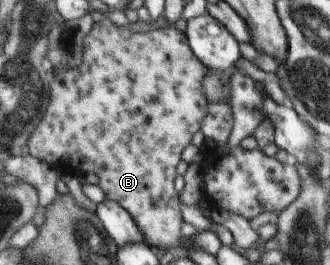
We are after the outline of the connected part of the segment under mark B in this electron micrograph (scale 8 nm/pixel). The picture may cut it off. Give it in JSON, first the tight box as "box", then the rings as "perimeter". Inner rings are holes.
{"box":[29,17,209,249],"perimeter":[[[108,17],[95,22],[84,37],[83,61],[80,66],[60,69],[53,74],[52,83],[50,84],[50,102],[40,122],[29,136],[29,153],[46,164],[52,164],[52,166],[58,166],[60,162],[68,164],[68,156],[70,156],[72,168],[74,168],[74,162],[78,162],[74,170],[86,172],[86,175],[94,172],[98,176],[97,185],[103,190],[105,198],[117,202],[130,213],[140,232],[144,235],[145,242],[148,242],[152,249],[173,247],[182,238],[180,229],[183,223],[179,192],[174,189],[174,179],[177,176],[176,166],[181,160],[182,151],[191,143],[192,136],[201,129],[203,120],[208,114],[209,102],[203,91],[203,80],[209,71],[207,66],[204,66],[192,52],[186,34],[177,30],[174,26],[138,33],[131,31],[128,27],[116,25]]]}

